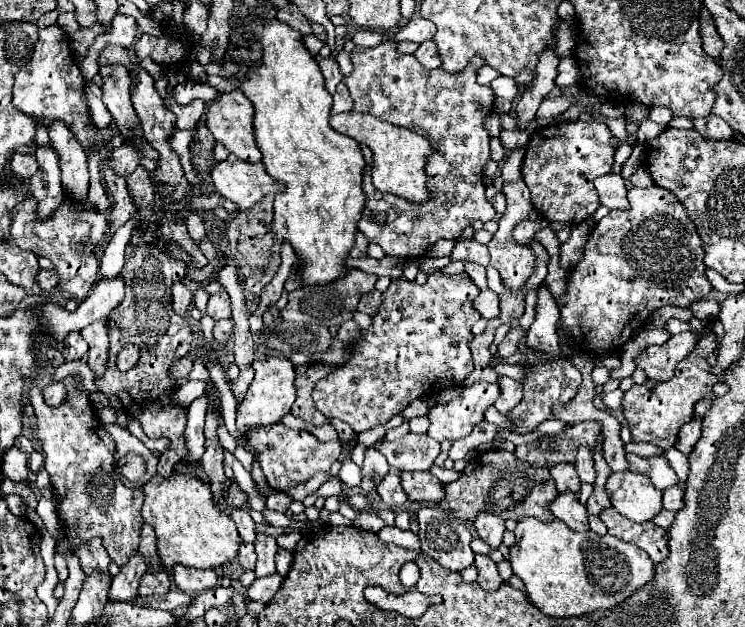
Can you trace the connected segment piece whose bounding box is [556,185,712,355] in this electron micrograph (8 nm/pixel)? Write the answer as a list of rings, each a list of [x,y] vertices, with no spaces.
[[[658,185],[646,189],[632,187],[628,191],[628,201],[630,209],[614,209],[594,225],[594,231],[584,247],[584,257],[570,273],[568,291],[556,299],[564,329],[574,337],[578,347],[596,355],[620,349],[632,337],[632,333],[646,325],[650,313],[658,307],[690,307],[694,301],[706,297],[712,289],[704,273],[706,265],[702,239],[684,205],[680,205],[680,201],[668,189]]]

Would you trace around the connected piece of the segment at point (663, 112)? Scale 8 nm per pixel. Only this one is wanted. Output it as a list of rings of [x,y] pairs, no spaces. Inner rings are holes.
[[[652,107],[650,109],[650,119],[660,123],[662,127],[666,127],[674,119],[674,113],[668,107]]]

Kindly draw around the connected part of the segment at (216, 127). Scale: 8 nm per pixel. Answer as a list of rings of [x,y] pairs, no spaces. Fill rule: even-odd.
[[[236,89],[232,93],[218,95],[206,111],[206,127],[210,129],[216,141],[220,141],[230,153],[238,155],[242,161],[258,163],[262,159],[262,153],[254,137],[254,107],[252,107],[252,101],[242,91]]]

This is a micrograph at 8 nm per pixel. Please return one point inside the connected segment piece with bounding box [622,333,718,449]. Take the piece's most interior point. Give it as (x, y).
(656, 410)

